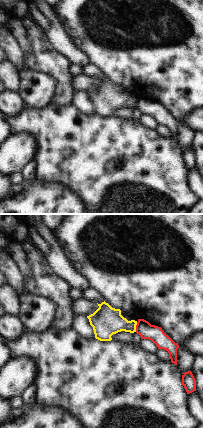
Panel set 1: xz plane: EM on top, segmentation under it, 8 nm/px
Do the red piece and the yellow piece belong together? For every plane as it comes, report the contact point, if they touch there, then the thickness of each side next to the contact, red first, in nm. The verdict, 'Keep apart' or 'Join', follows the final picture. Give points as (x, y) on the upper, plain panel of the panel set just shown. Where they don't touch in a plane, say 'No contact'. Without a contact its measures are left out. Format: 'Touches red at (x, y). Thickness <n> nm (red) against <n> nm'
Touches red at (136, 103). Thickness 130 nm (red) against 240 nm

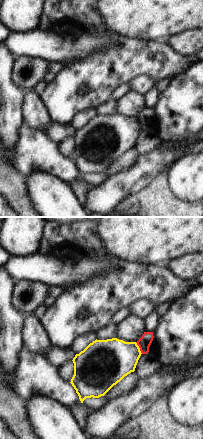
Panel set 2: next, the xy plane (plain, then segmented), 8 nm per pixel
Touches red at (139, 123). Thickness 100 nm (red) against 340 nm

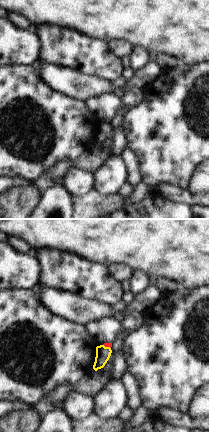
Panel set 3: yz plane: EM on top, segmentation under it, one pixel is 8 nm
Touches red at (107, 122). Thickness 30 nm (red) against 120 nm

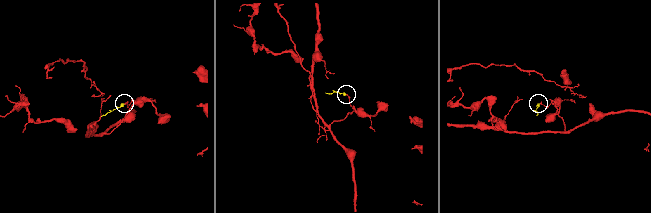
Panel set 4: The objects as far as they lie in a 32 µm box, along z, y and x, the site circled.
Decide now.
Keep apart

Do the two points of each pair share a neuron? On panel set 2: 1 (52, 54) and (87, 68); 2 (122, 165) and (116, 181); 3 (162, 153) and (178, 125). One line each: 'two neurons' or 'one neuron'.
1: two neurons
2: two neurons
3: two neurons

